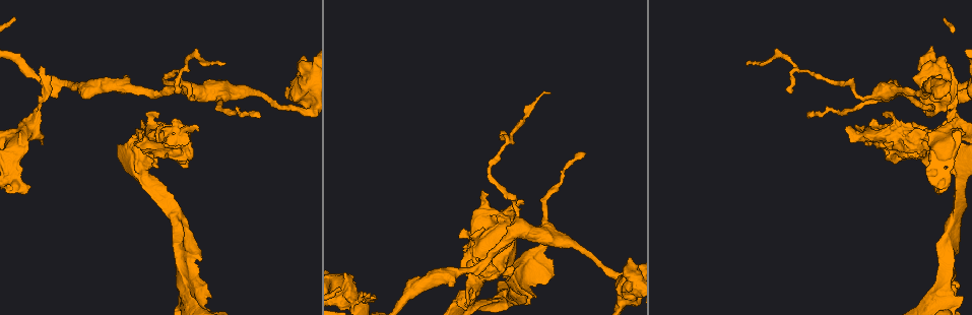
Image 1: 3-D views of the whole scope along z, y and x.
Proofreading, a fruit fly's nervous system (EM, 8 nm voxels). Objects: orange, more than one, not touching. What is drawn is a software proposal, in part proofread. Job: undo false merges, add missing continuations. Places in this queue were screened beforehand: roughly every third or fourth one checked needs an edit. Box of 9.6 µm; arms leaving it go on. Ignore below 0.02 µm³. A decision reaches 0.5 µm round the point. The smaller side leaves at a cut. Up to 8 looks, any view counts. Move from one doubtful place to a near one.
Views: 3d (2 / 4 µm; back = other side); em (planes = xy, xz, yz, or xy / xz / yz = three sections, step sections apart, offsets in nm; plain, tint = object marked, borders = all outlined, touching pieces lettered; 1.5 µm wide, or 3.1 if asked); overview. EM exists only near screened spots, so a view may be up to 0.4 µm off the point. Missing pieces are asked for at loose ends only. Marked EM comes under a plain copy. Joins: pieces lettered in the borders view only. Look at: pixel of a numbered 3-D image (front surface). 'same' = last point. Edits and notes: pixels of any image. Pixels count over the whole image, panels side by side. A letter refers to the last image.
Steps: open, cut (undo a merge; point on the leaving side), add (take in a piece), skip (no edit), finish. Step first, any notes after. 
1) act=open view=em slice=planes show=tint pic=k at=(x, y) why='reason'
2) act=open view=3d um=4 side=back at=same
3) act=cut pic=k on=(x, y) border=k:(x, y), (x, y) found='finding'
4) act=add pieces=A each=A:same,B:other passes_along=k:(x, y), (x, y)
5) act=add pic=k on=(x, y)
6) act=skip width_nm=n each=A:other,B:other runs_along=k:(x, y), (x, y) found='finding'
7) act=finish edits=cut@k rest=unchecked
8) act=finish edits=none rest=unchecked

act=open view=em slice=xy step=4 show=tint pic=1 at=(930, 114) why='sharp bend'

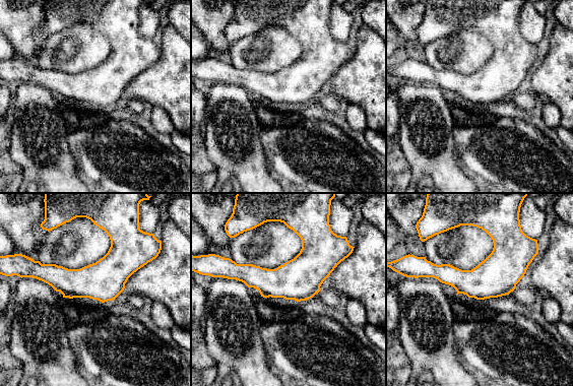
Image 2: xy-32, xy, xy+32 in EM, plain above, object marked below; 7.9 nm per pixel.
act=open view=em slice=planes show=borders at=same

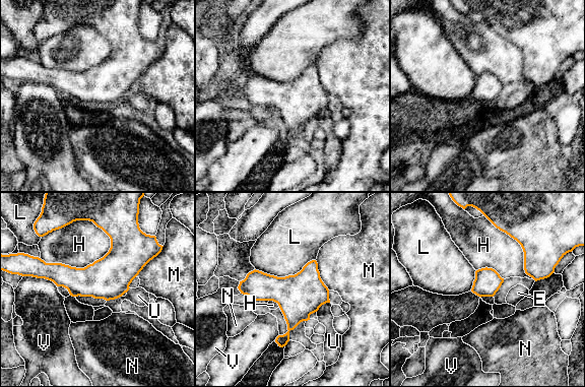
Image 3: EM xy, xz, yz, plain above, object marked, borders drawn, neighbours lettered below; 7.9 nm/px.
act=skip each=E:other,H:other,L:other,M:other,N:other,U:other,V:other border=3:(122, 295), (107, 301) found='continuous, no second cell'

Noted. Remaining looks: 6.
act=open view=em slice=planes show=tint pic=1 at=(522, 201) why='free end'

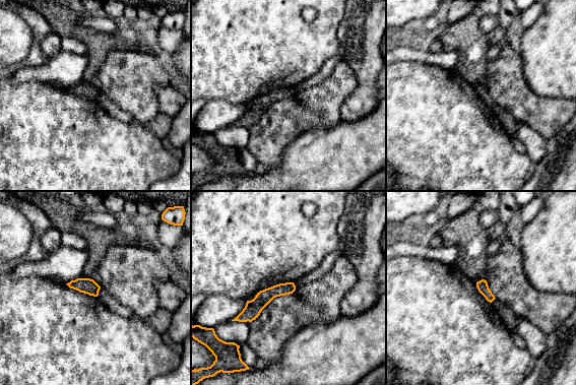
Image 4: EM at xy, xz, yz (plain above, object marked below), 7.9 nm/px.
act=open view=em slice=planes show=borders at=same why='what lies round it'

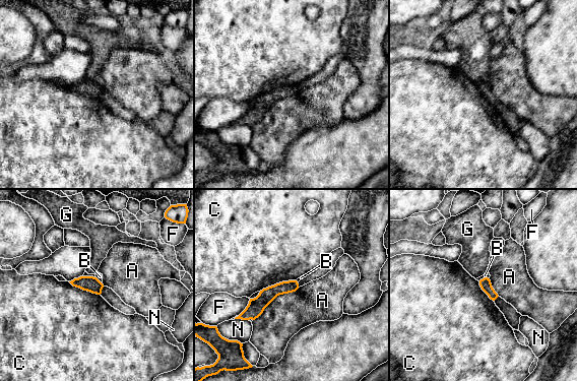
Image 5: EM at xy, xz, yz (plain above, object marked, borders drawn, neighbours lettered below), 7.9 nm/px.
act=skip each=A:other,B:other,C:other,F:other,G:other,N:other runs_along=5:(295, 283), (273, 291), (242, 316) found='no lettered piece goes on from it'

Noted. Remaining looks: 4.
act=open view=3d um=4 pic=1 at=(40, 66) why='free end'

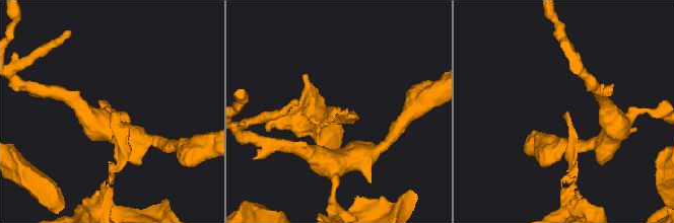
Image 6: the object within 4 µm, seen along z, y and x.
act=open view=em slice=planes show=tint pic=6 at=(566, 111)

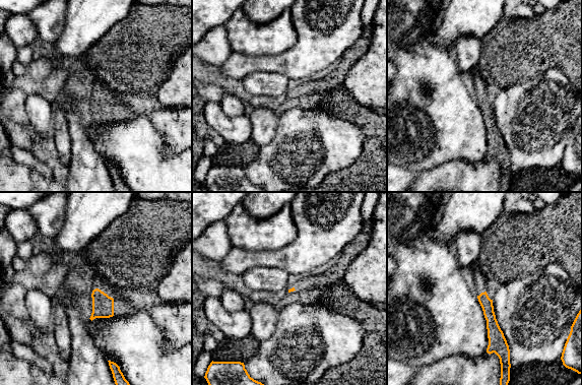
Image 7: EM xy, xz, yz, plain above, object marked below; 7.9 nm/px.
act=open view=em slice=planes show=borders at=same

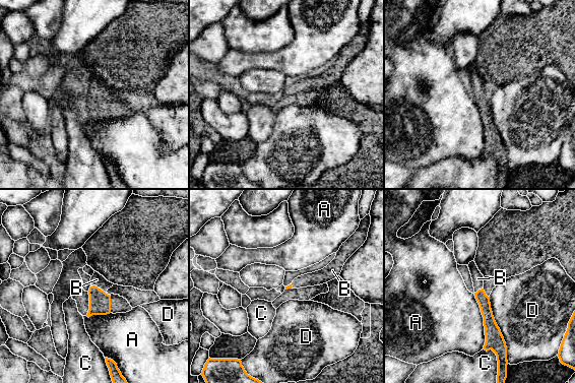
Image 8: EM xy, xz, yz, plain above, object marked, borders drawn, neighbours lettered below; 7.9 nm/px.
act=add pieces=B each=A:other,B:same,C:other,D:other passes_along=8:(100, 303), (100, 289), (97, 279) found='the cell continues'

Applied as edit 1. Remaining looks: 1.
act=finish edits=add@8 rest=unchecked

